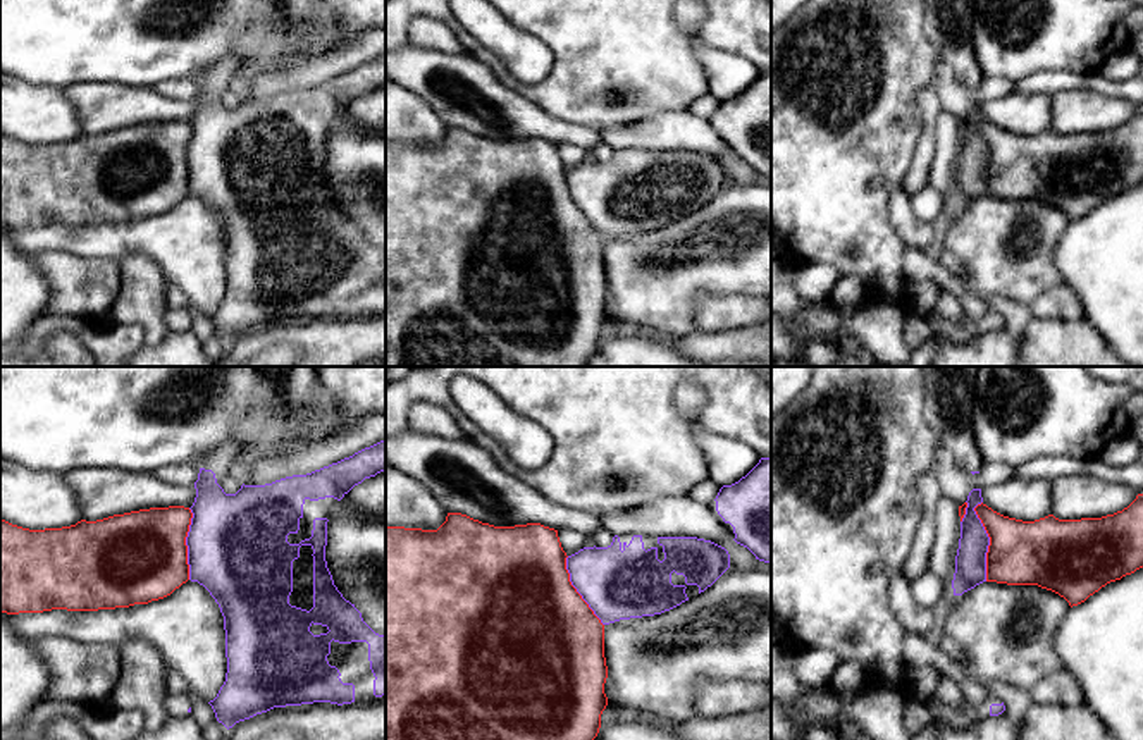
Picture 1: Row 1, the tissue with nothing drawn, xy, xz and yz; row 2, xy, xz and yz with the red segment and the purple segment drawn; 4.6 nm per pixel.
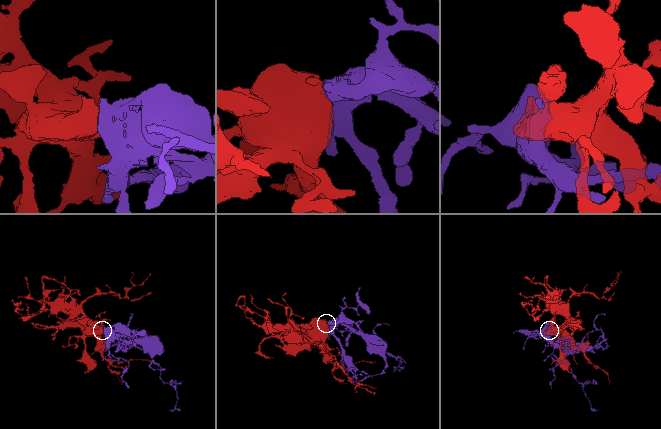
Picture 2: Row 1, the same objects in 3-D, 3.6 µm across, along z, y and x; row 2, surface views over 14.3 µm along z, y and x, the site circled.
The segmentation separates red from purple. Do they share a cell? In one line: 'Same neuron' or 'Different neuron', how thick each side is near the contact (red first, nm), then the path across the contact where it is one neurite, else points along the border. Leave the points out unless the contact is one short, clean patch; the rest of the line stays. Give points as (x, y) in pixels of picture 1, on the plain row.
Same neuron. Thickness 300 nm (red) against 140 nm. Path across: yz (1042, 167), (1006, 166), (990, 155), (971, 171)

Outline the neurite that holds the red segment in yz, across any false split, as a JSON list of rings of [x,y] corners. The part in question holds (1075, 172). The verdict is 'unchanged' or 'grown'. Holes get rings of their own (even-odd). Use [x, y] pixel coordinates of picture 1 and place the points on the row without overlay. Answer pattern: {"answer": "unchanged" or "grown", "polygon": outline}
{"answer": "grown", "polygon": [[[973,103],[959,120],[959,131],[954,210],[962,210],[983,196],[1038,200],[1059,208],[1072,222],[1107,198],[1143,182],[1143,108],[1122,126],[1102,133],[1059,134],[1048,129],[1023,136],[993,126],[983,117],[981,103]]]}

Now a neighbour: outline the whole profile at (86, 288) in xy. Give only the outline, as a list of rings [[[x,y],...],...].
[[[41,251],[31,255],[31,262],[50,284],[48,313],[98,322],[120,291],[119,265],[114,260]]]

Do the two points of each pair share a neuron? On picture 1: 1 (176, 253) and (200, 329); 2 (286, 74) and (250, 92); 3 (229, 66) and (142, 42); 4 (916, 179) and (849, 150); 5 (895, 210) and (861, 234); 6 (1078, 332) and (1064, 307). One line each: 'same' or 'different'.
1: different
2: same
3: different
4: different
5: different
6: different

